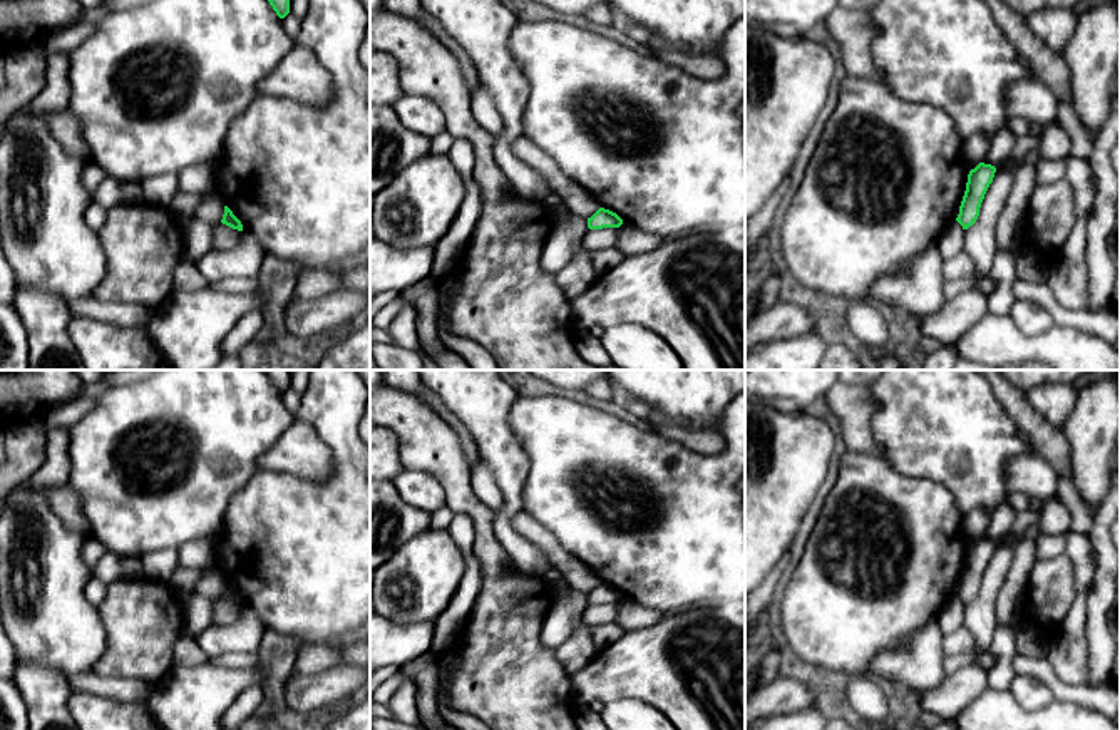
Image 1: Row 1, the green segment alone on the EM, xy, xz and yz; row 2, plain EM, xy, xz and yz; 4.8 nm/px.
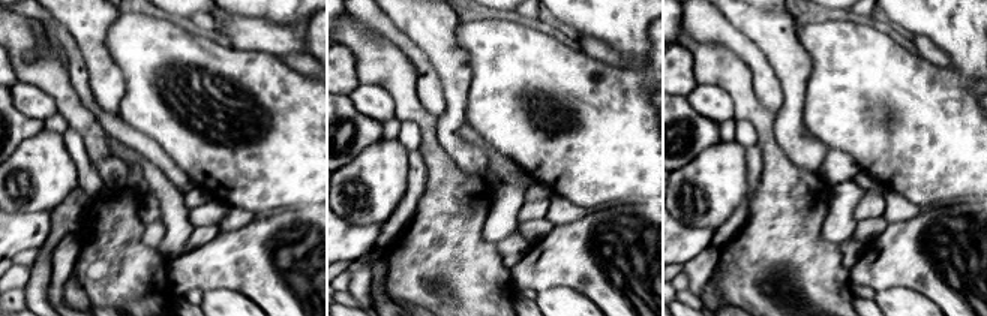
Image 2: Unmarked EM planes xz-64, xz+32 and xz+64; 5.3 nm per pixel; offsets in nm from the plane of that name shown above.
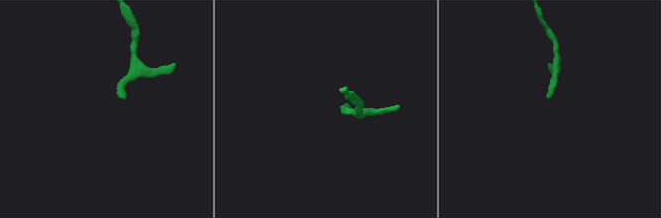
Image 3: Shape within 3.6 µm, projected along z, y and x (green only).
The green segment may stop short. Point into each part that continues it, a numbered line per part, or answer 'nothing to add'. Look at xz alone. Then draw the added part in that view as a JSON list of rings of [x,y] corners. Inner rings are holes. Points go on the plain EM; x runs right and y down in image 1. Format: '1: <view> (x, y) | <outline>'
nothing to add

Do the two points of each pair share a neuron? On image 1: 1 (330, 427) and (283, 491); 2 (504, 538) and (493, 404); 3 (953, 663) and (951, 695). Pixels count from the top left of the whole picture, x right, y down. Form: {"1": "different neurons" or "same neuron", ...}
{"1": "same neuron", "2": "same neuron", "3": "different neurons"}

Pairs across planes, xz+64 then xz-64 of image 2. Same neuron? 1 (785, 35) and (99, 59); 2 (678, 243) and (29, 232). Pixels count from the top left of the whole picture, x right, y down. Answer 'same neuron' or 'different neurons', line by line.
1: same neuron
2: same neuron

